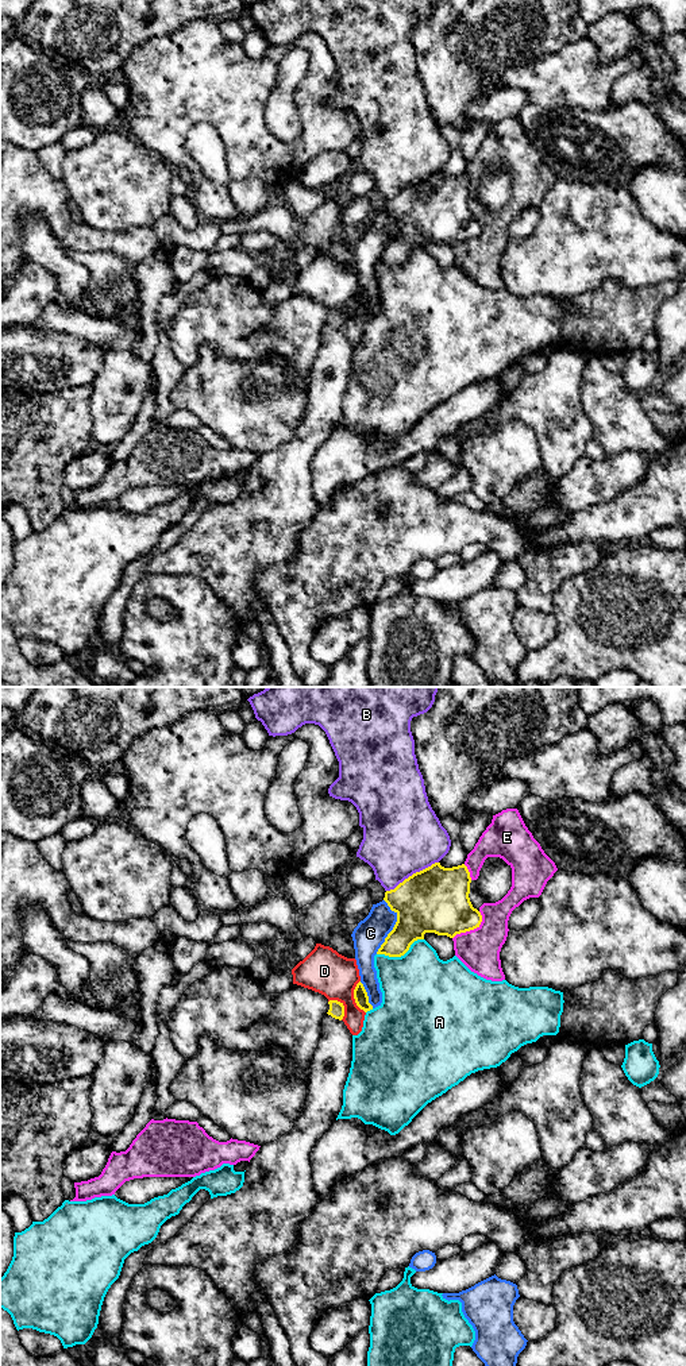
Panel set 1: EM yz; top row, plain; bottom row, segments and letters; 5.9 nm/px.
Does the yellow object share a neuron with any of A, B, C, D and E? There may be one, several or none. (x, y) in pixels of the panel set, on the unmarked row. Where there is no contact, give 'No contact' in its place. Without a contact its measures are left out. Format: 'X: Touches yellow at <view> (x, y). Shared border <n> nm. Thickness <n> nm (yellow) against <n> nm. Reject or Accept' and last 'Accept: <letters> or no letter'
A: Touches yellow at yz (400, 265). Shared border 300 nm. Thickness 220 nm (yellow) against 460 nm. Reject
B: Touches yellow at yz (413, 182). Shared border 360 nm. Thickness 380 nm (yellow) against 460 nm. Reject
C: Touches yellow at yz (394, 235). Shared border 340 nm. Thickness 360 nm (yellow) against 190 nm. Reject
D: Touches yellow at yz (354, 305). Shared border 200 nm. Thickness 80 nm (yellow) against 260 nm. Reject
E: Touches yellow at yz (471, 238). Shared border 240 nm. Thickness 360 nm (yellow) against 240 nm. Reject
Accept: no letter

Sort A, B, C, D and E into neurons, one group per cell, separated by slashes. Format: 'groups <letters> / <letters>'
groups A / B / C / D / E

